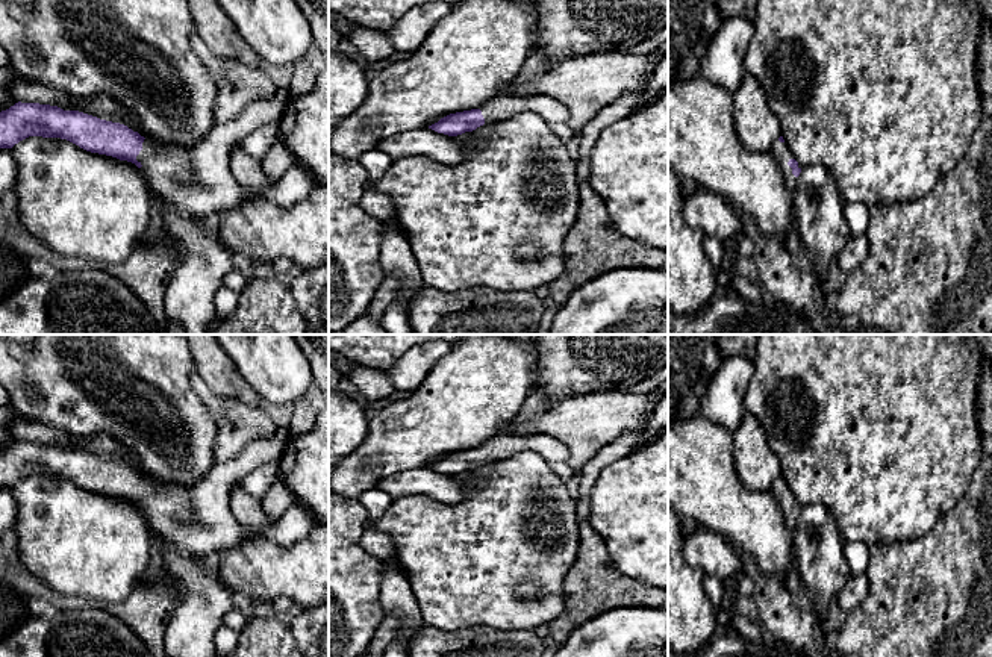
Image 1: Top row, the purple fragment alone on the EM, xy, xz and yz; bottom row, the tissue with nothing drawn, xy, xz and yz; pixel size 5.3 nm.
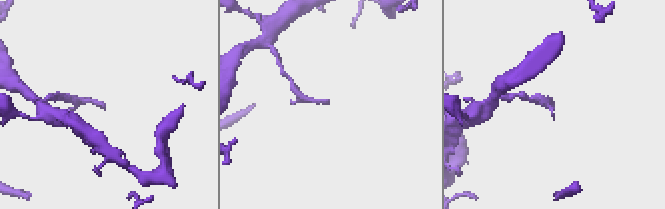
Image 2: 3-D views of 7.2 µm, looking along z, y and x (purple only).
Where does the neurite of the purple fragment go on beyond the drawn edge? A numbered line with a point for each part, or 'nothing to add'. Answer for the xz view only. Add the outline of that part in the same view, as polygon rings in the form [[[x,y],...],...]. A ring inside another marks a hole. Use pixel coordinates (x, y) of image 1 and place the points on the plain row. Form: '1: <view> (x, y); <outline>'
1: xz (503, 445); [[[498,433],[479,448],[485,463],[500,462],[524,451],[538,453],[547,462],[568,462],[571,454],[565,444],[544,433]]]

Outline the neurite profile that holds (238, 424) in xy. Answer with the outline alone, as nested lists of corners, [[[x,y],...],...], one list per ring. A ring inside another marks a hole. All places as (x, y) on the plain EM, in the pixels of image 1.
[[[195,368],[191,374],[191,385],[217,424],[214,445],[217,460],[230,460],[251,441],[273,437],[279,431],[262,407],[248,407],[239,401],[214,395]]]

